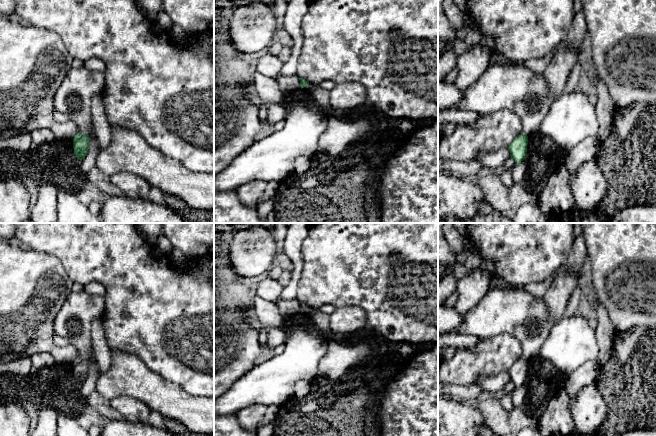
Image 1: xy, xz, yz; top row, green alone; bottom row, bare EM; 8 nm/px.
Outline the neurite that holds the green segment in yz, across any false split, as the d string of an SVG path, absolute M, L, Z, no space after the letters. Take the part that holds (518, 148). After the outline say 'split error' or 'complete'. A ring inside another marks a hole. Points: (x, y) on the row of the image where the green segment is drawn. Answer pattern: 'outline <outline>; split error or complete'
outline M521 133L509 145L510 156L515 160L515 165L520 164L527 154L528 136Z; complete

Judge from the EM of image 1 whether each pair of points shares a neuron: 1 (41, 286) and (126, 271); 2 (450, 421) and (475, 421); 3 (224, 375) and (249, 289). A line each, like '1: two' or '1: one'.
1: two
2: one
3: one

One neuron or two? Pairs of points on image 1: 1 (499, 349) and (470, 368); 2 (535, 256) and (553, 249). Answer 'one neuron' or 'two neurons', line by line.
1: one neuron
2: one neuron

